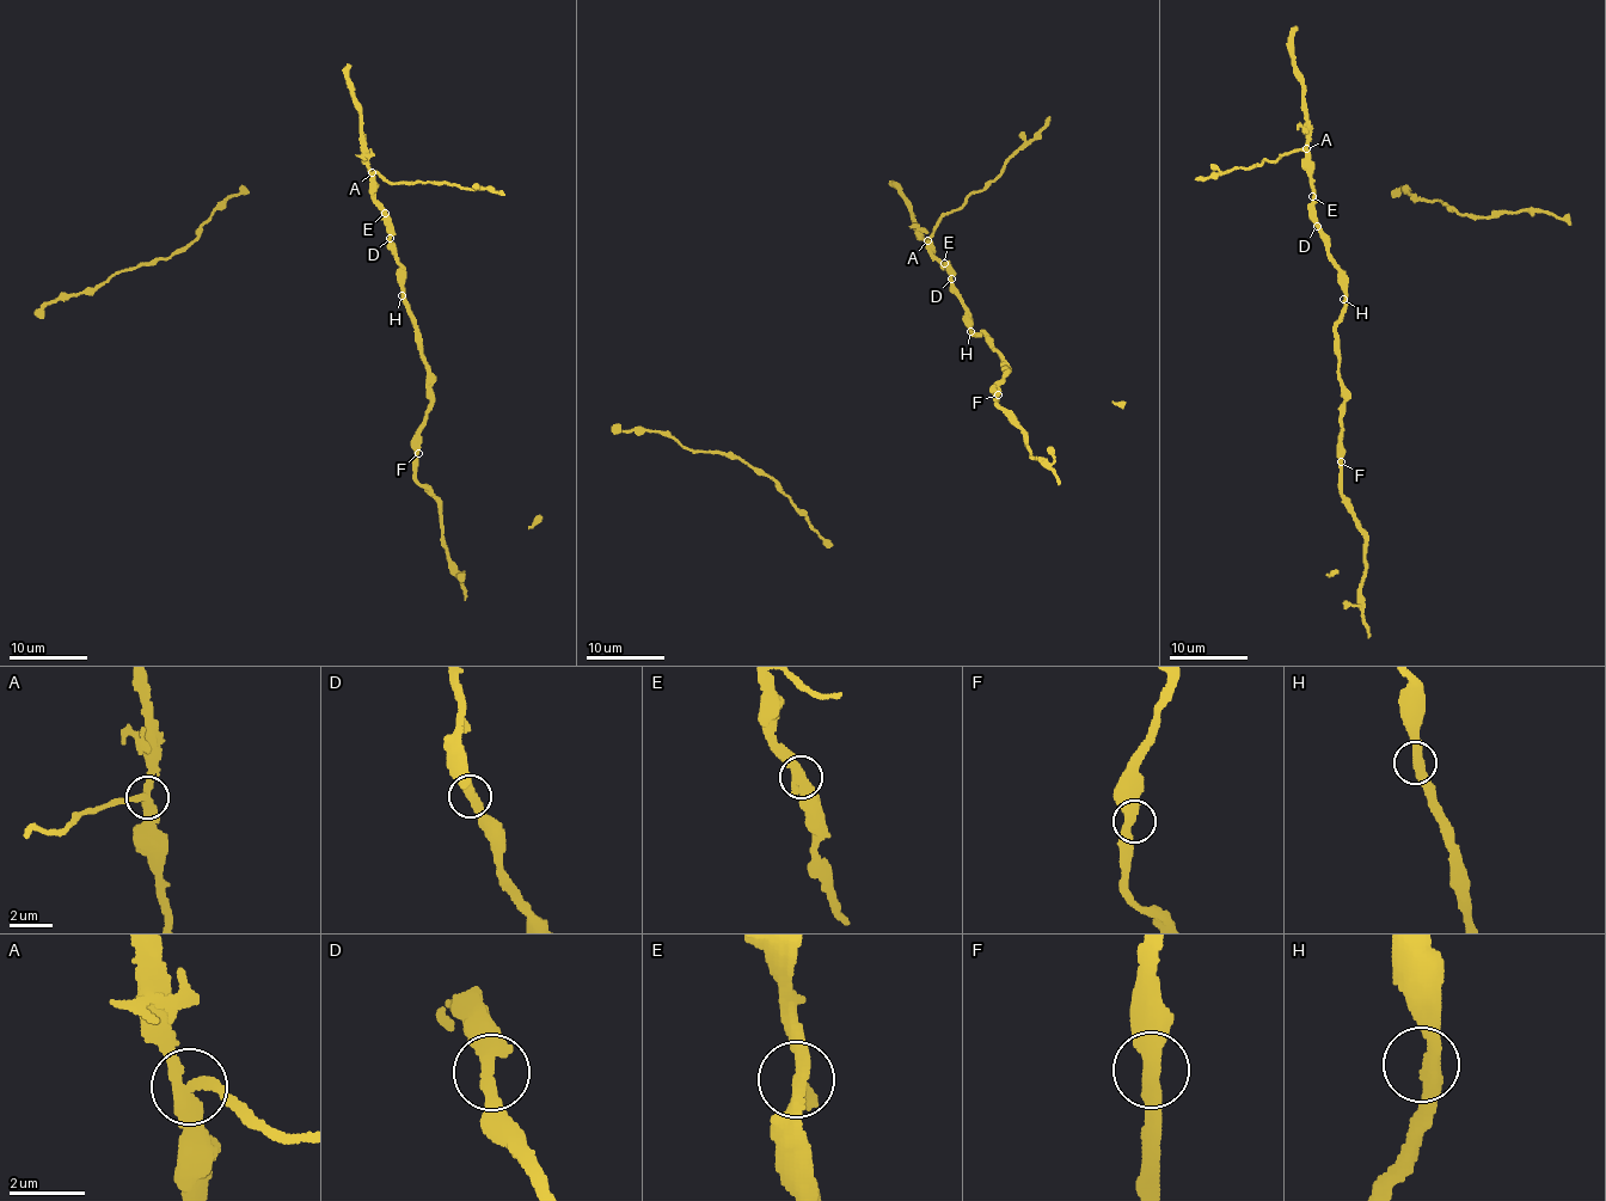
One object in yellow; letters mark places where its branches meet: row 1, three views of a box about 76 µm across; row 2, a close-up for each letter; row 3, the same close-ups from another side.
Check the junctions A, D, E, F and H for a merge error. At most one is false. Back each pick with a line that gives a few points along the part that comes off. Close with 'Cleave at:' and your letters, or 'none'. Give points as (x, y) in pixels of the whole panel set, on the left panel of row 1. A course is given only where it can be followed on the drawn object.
A: foreign part runs (372, 172), (393, 183), (452, 184), (504, 195)
Cleave at: A

